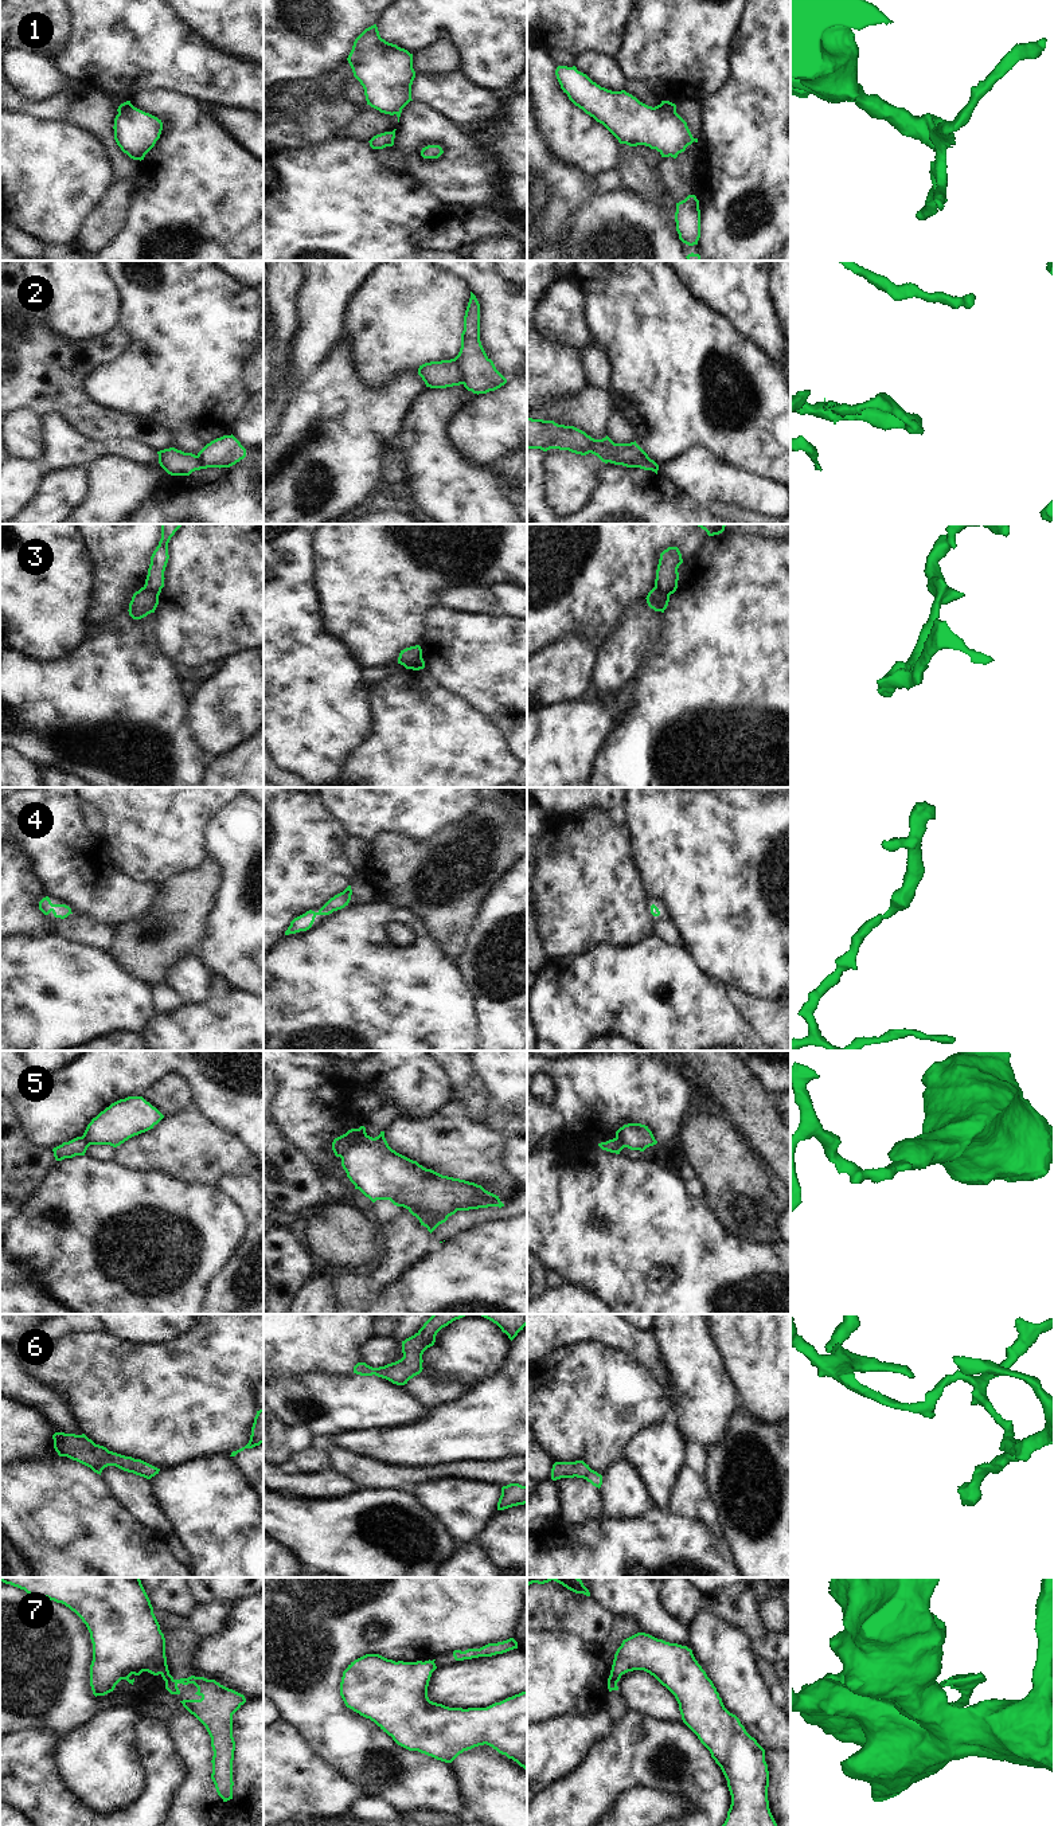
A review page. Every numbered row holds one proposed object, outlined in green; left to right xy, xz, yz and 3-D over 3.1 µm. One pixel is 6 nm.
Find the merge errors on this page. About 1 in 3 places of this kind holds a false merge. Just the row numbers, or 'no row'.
1, 2, 3, 5, 7

